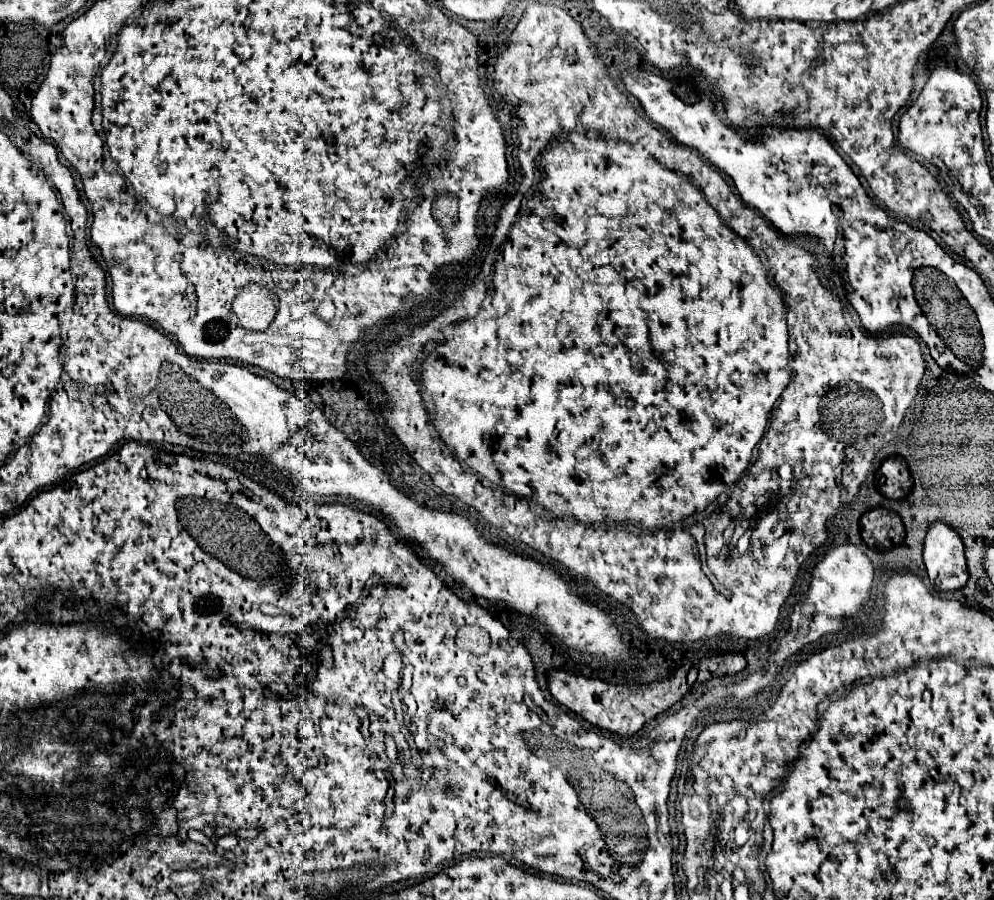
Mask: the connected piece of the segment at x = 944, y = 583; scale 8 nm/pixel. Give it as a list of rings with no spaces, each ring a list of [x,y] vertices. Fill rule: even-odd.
[[[936,521],[924,541],[924,565],[936,591],[958,591],[968,581],[964,543],[946,523]]]

